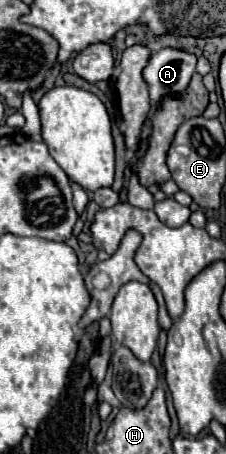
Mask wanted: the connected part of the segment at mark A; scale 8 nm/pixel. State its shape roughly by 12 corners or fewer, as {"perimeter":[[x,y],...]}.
{"perimeter":[[163,48],[143,70],[151,108],[183,98],[197,58]]}

